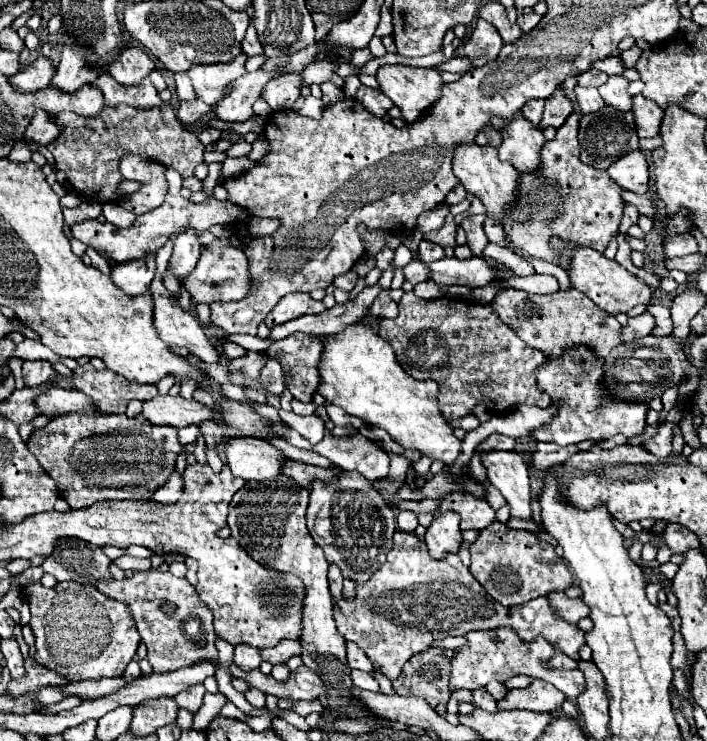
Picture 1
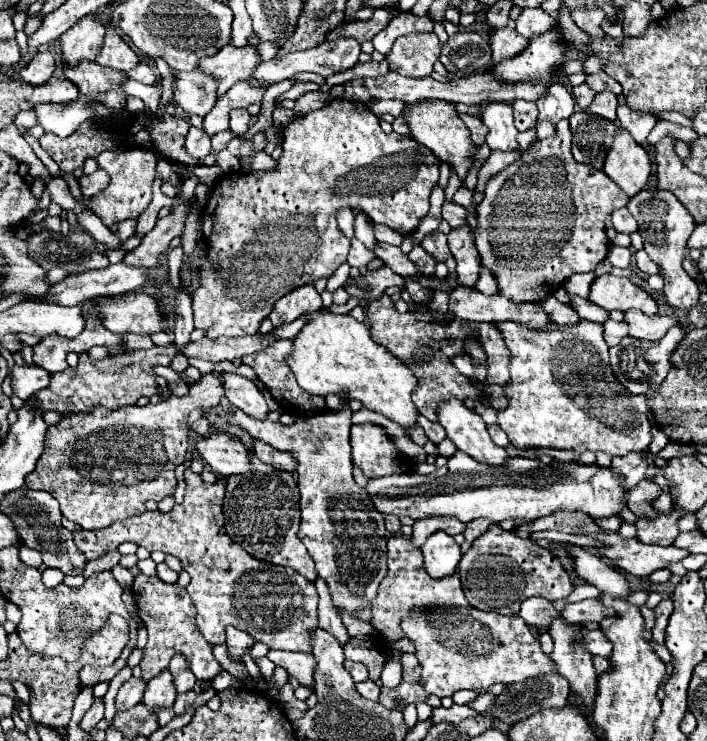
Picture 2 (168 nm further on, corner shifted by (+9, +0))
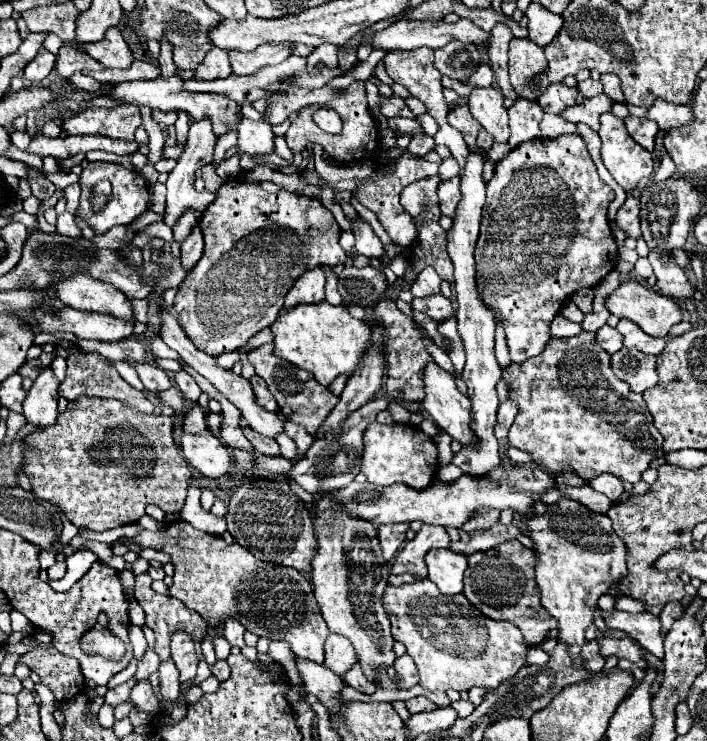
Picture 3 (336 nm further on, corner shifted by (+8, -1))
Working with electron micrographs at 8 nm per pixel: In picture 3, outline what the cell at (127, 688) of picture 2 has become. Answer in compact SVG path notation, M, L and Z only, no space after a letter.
M147 648L147 652L145 652L145 656L139 660L139 664L137 664L137 672L135 672L135 680L139 682L139 680L143 680L143 678L149 678L153 672L157 672L157 666L159 666L159 658L157 658L157 654L155 654L155 650L151 650L151 648Z

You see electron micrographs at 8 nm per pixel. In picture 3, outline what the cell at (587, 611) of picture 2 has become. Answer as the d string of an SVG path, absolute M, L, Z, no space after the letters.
M617 608L613 612L601 610L601 616L609 628L617 628L617 630L631 634L631 638L639 640L639 644L645 650L649 650L657 658L663 658L663 638L659 634L661 624L657 616L649 612L631 614L631 612L621 612Z

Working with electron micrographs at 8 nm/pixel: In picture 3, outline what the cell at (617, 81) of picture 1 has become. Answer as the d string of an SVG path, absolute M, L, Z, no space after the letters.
M601 94L575 104L573 108L565 110L561 116L569 122L583 122L593 130L599 130L599 116L605 112L611 112L611 108L613 108L613 100L607 94Z

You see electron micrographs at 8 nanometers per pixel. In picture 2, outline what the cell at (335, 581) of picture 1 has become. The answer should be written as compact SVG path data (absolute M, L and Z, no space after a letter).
M322 579L314 581L318 595L320 595L320 603L318 603L318 617L320 617L320 629L328 631L330 635L336 637L336 641L344 647L350 641L350 635L342 623L342 619L336 615L336 609L332 607L332 597L328 593L328 587Z

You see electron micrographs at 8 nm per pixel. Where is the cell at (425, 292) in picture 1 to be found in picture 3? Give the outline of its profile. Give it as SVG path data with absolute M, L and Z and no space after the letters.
M441 292L433 294L433 296L425 296L425 298L413 298L411 306L413 306L413 310L425 312L427 316L431 316L435 320L445 320L455 314L451 300L445 298Z

